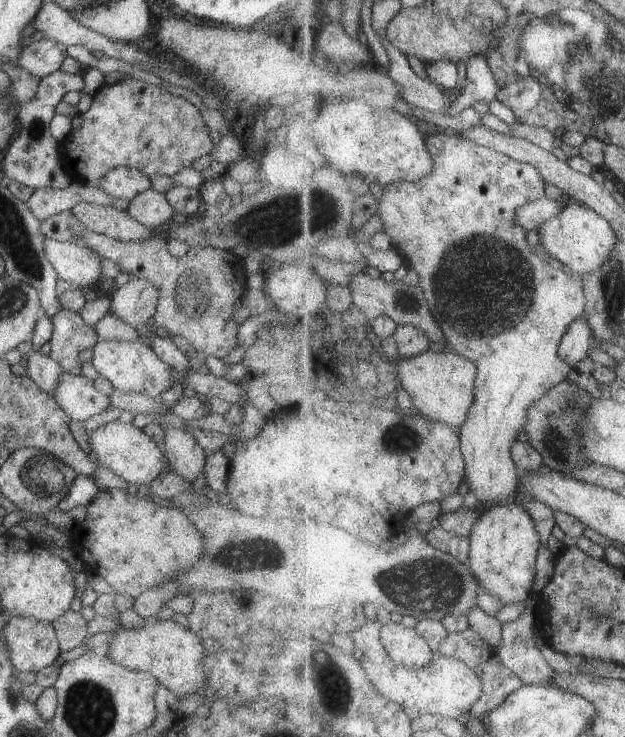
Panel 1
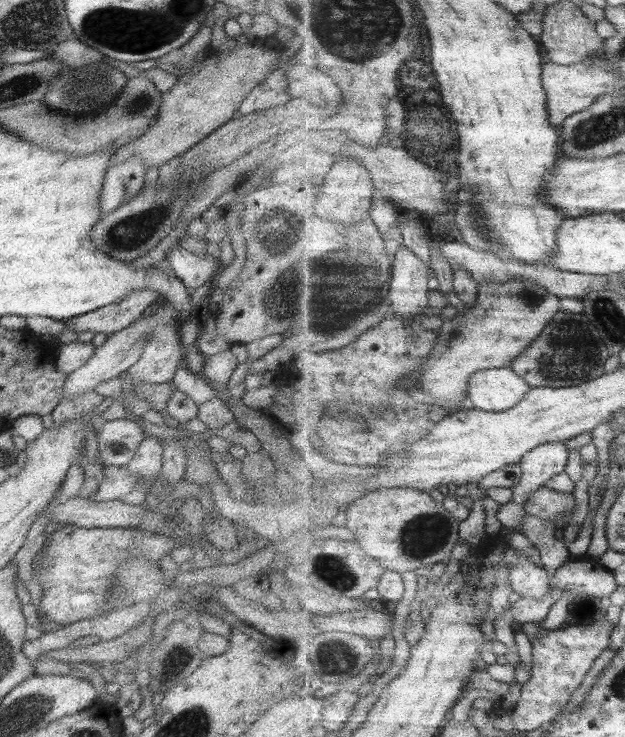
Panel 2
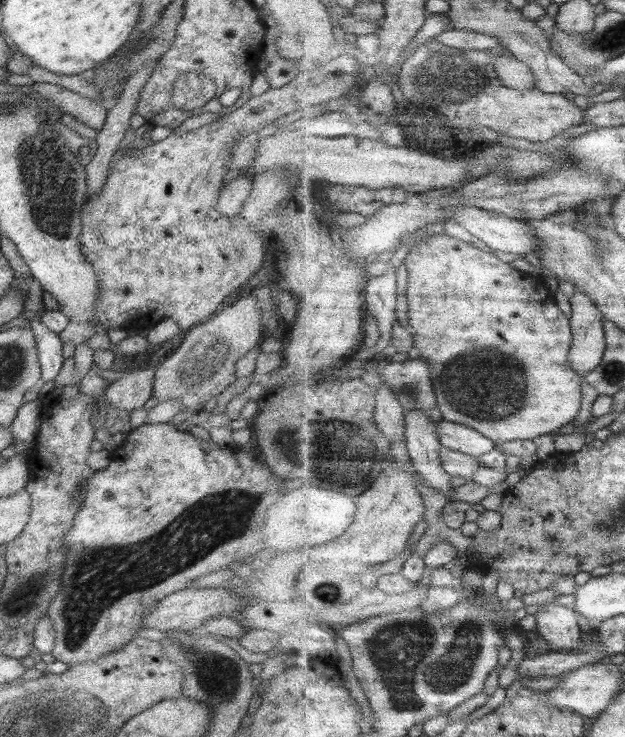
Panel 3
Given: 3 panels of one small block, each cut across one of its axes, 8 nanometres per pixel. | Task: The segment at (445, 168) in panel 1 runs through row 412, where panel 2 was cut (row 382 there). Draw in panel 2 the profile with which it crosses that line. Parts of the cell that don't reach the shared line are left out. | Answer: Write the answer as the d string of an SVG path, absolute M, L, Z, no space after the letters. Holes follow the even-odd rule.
M511 367L487 369L472 374L468 397L475 409L503 412L518 406L531 386Z

